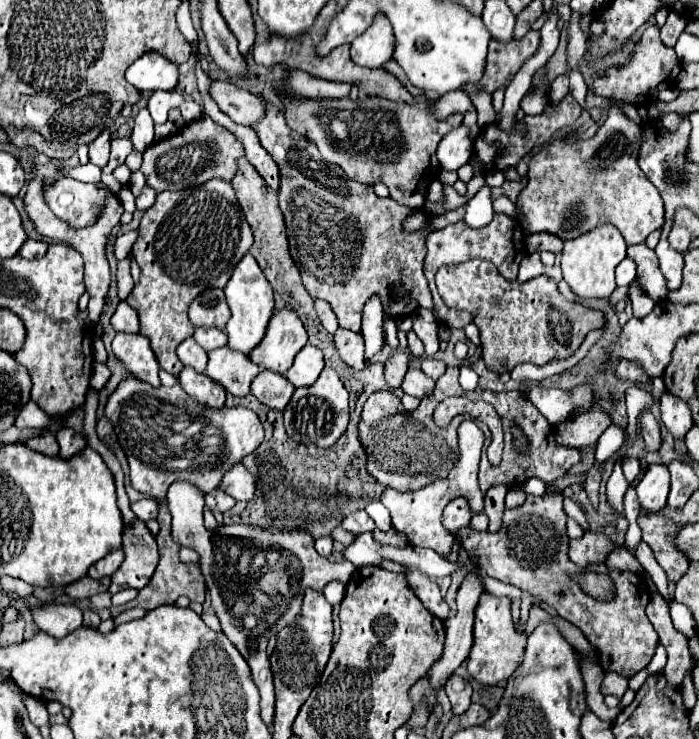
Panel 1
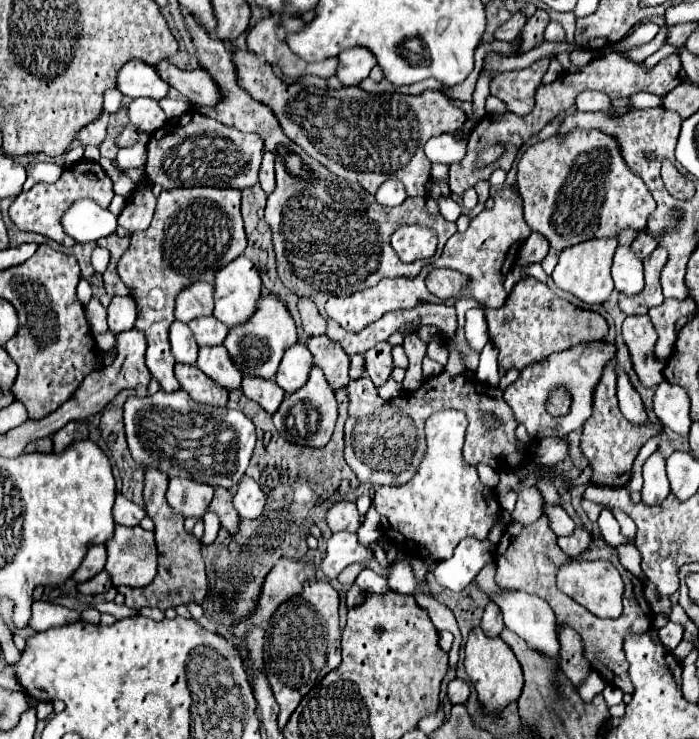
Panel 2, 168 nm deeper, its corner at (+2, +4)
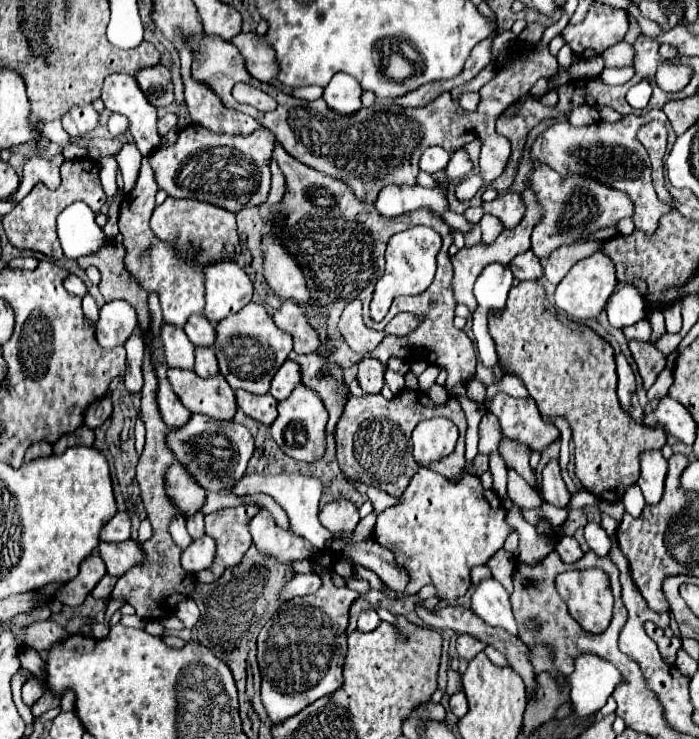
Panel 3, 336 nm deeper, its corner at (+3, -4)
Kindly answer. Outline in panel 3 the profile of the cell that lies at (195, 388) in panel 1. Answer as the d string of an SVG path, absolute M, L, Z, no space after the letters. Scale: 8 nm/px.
M168 369L166 375L172 391L188 411L224 421L236 415L234 391L220 373L202 379L192 369Z

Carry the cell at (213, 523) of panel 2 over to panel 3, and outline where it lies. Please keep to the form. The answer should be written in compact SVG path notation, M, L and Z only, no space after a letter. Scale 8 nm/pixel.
M204 535L182 551L182 567L188 573L204 571L204 569L208 569L212 565L214 553L216 553L214 539L210 539L208 535Z

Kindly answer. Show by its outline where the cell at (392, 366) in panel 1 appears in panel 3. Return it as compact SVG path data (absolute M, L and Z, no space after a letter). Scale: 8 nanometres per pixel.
M366 357L358 363L358 375L356 375L360 387L364 393L380 393L384 387L384 367L380 361Z

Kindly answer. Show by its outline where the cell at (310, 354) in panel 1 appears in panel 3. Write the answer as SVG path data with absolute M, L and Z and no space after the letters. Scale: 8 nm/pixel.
M286 361L272 379L270 395L276 401L284 401L296 385L300 385L300 367L294 361Z

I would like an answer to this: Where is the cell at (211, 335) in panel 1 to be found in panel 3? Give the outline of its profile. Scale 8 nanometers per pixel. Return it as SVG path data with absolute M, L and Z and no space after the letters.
M194 315L188 319L188 323L184 325L184 333L188 335L188 339L192 341L192 345L202 345L202 347L210 347L214 343L214 325L210 321L206 321L206 315Z

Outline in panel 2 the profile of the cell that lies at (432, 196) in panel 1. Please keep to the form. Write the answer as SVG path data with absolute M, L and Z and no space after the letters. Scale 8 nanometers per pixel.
M439 197L435 199L441 215L447 219L447 221L457 221L459 213L461 213L461 207L453 201L453 197Z

